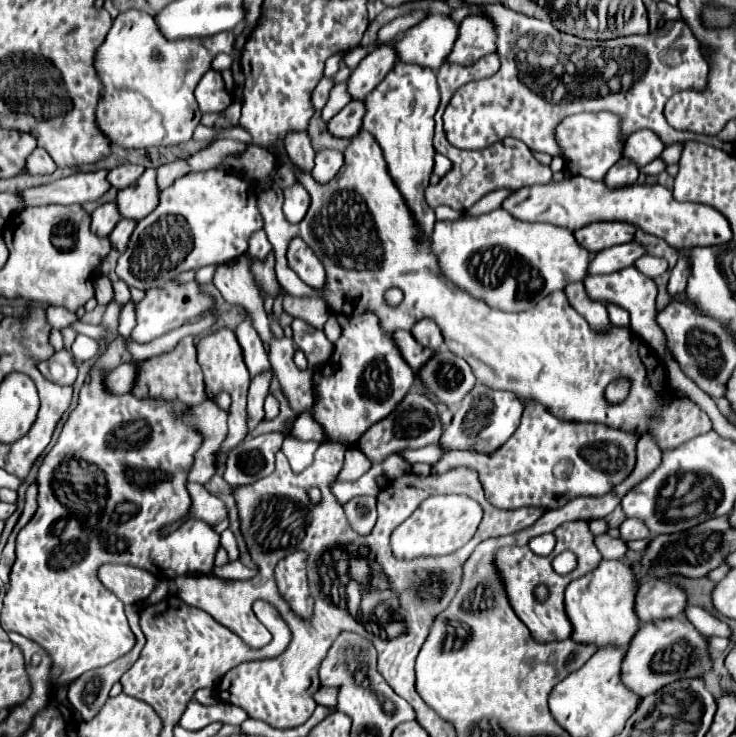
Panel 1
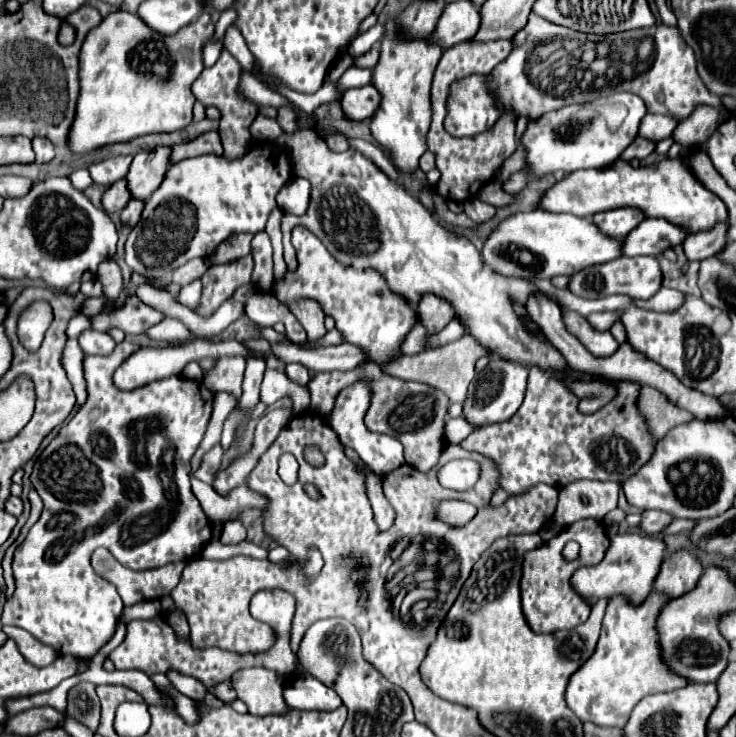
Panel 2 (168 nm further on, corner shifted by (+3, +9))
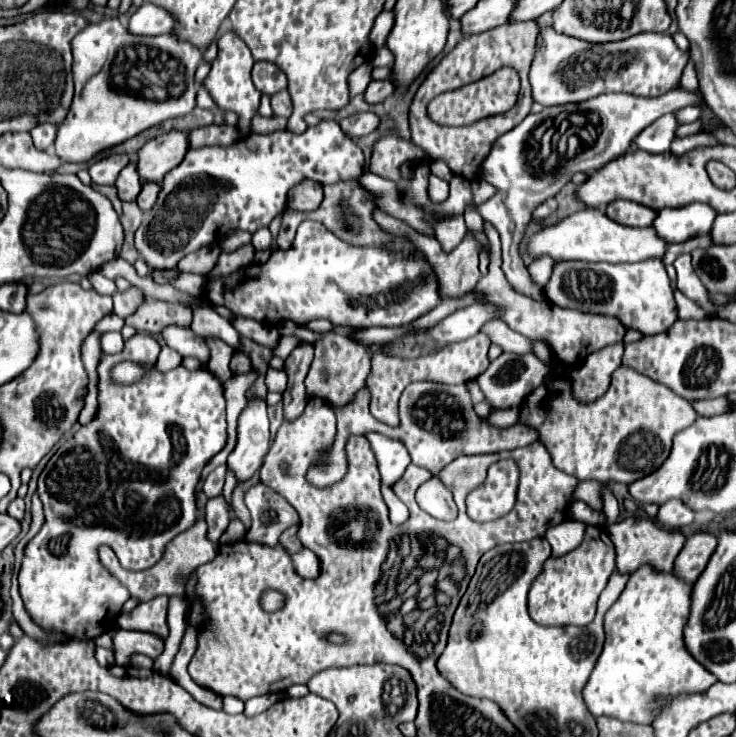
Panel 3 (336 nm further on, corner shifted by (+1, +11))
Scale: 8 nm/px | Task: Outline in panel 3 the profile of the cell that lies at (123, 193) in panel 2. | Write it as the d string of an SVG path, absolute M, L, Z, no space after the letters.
M128 164L128 166L120 172L120 176L118 176L118 180L116 180L118 198L120 198L122 202L134 202L136 196L138 196L138 192L140 192L140 188L142 188L142 182L140 182L140 176L138 176L138 172L136 172L136 166L134 166L134 164Z

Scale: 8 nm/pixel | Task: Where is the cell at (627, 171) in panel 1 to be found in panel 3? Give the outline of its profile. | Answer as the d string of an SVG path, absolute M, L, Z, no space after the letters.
M666 114L658 122L650 124L646 130L642 130L634 142L640 150L646 150L650 154L662 154L670 148L676 126L678 126L676 118L672 114Z

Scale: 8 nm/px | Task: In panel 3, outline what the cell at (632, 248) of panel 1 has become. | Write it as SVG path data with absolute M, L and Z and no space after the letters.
M688 204L682 208L664 208L658 212L652 228L666 240L666 244L678 244L694 236L710 232L710 226L718 214L708 204Z

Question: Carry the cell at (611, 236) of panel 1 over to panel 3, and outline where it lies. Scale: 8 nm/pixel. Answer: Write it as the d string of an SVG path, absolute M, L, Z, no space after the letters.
M618 200L612 202L606 208L606 214L610 216L610 220L618 220L618 224L626 224L626 226L634 226L634 228L644 228L650 226L654 222L656 210L646 208L638 202L630 202L630 200Z

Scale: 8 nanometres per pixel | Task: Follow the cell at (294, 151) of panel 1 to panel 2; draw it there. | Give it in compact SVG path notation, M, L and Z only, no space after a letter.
M290 106L278 108L278 118L276 118L276 120L278 120L278 124L282 126L284 132L288 132L288 134L296 132L296 120L298 120L298 114L296 114L294 108L290 108Z

